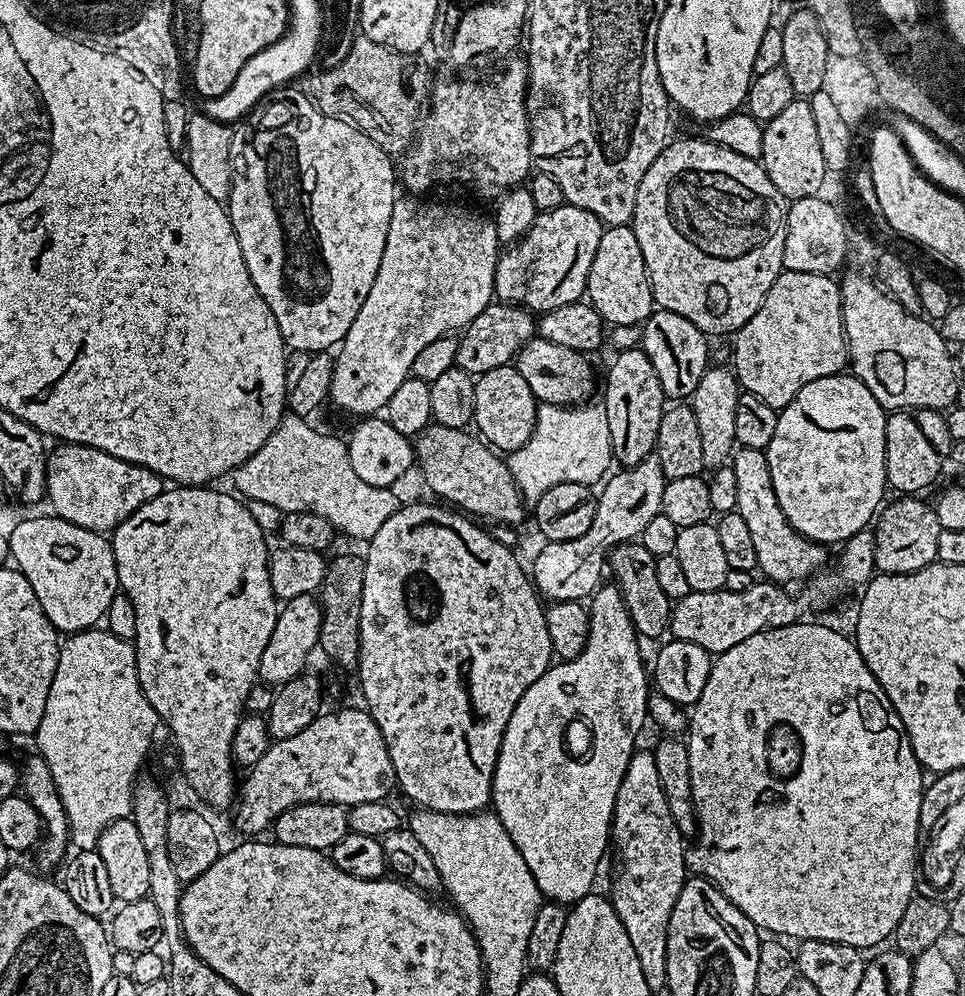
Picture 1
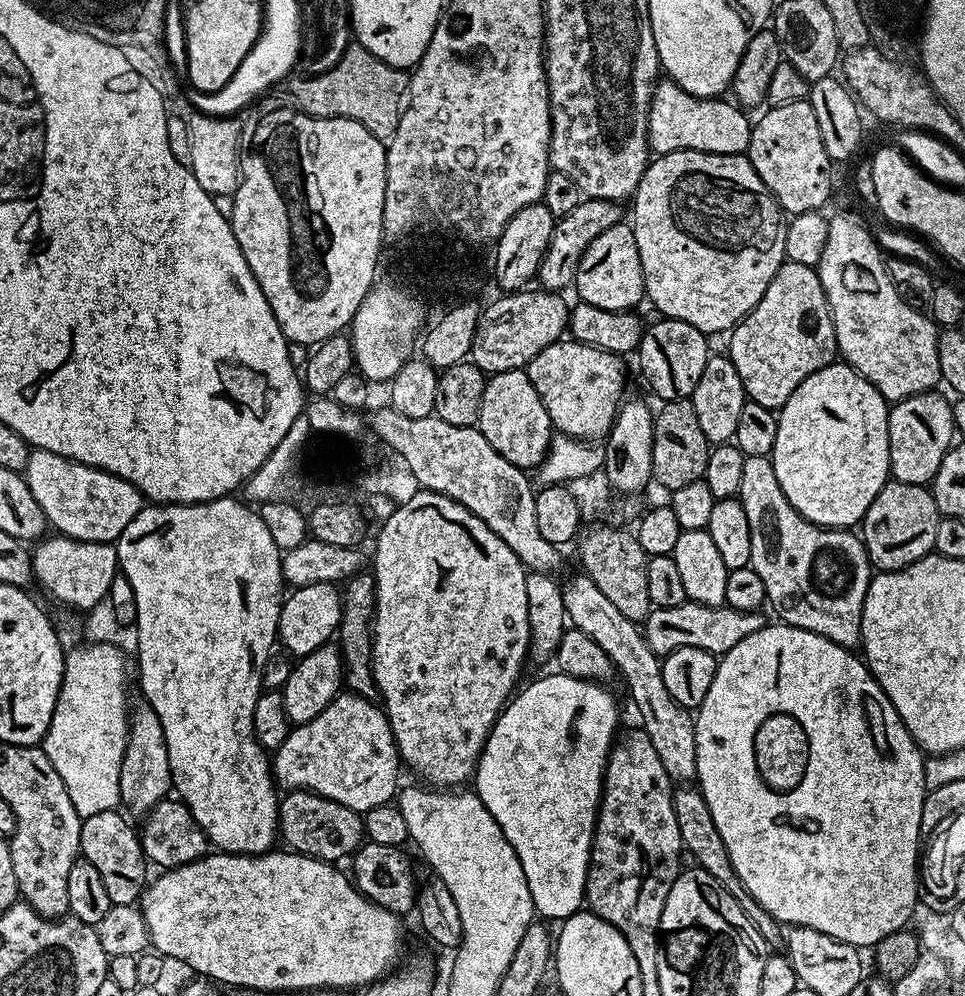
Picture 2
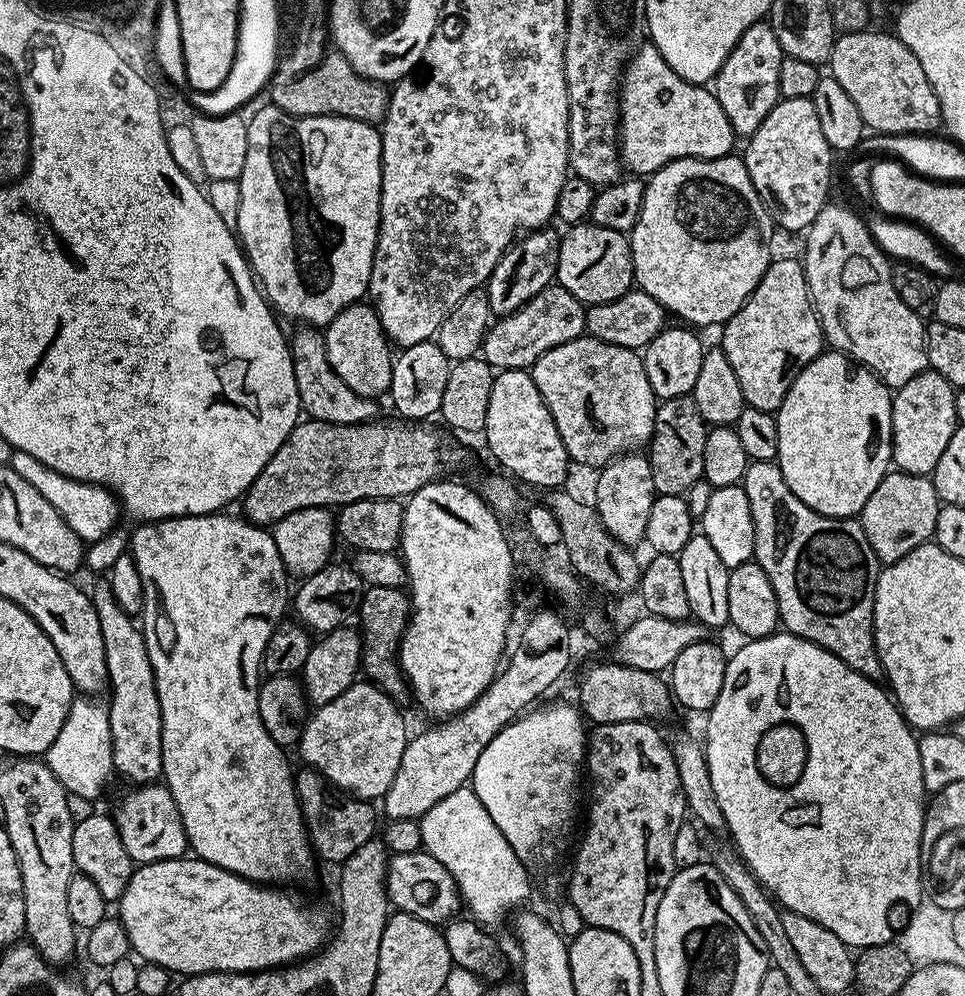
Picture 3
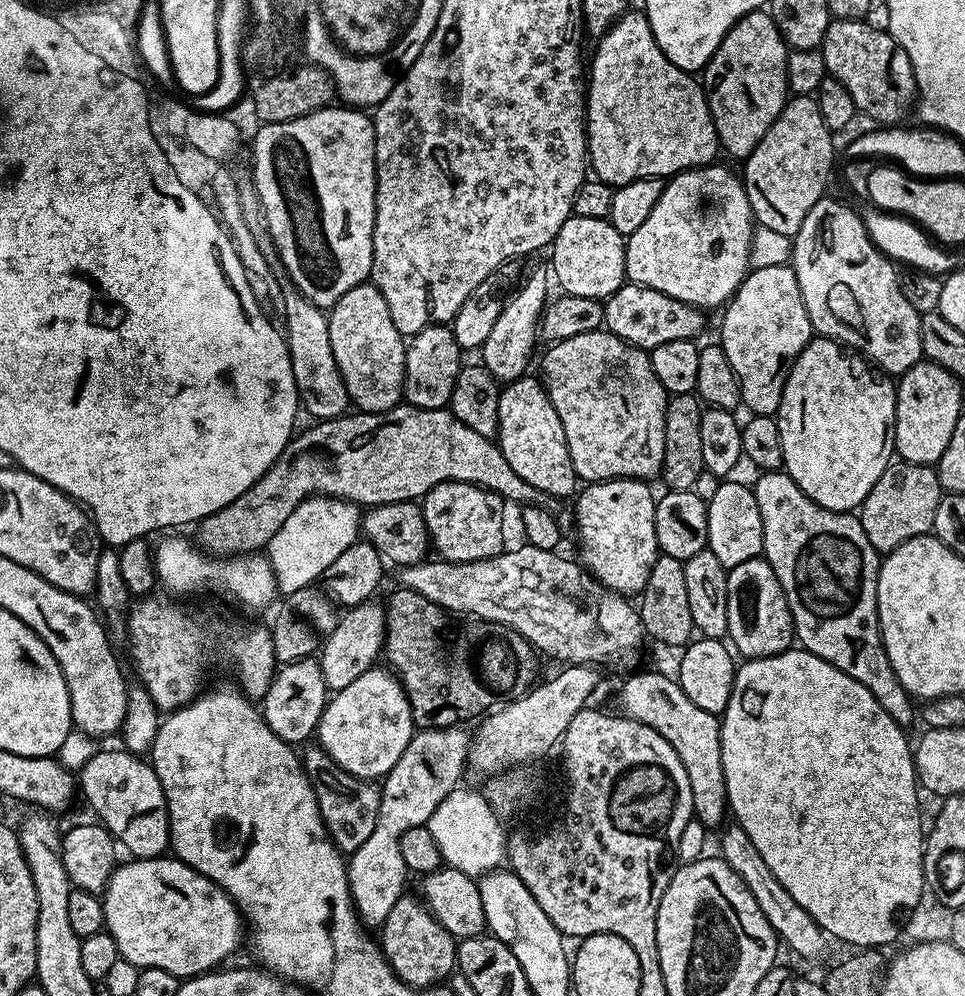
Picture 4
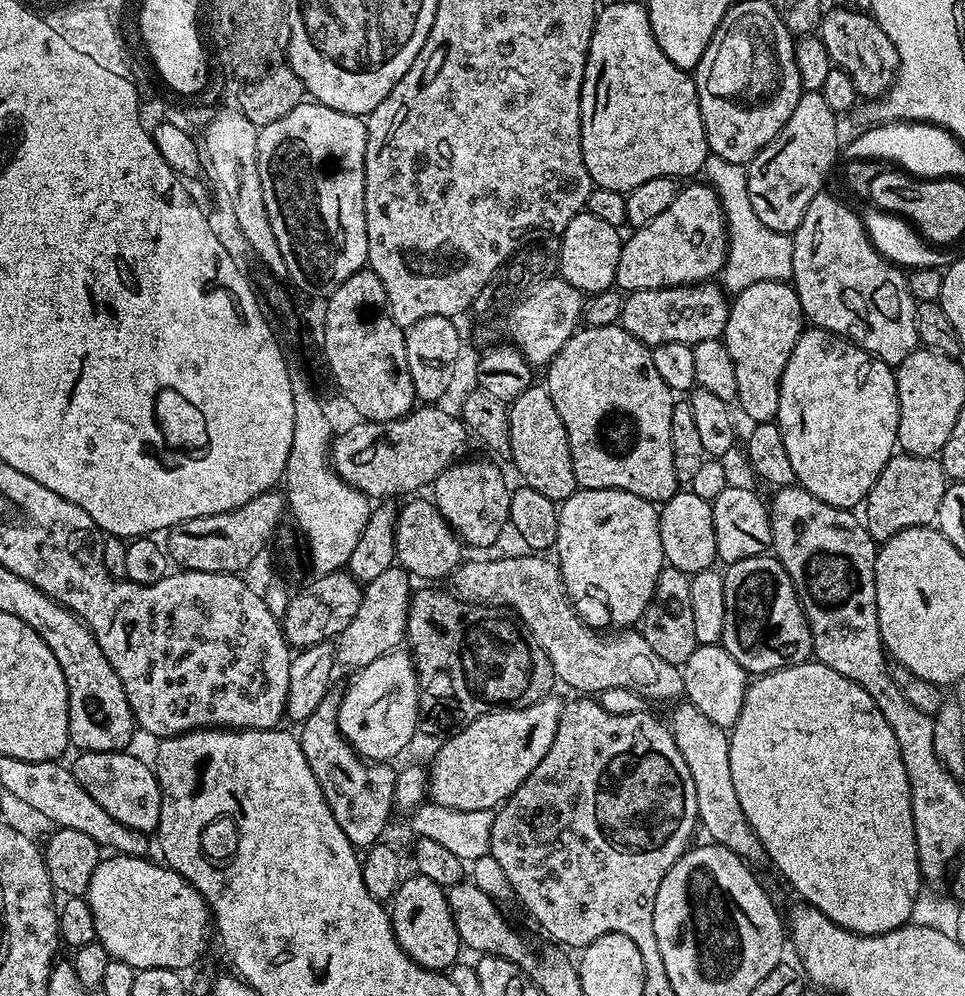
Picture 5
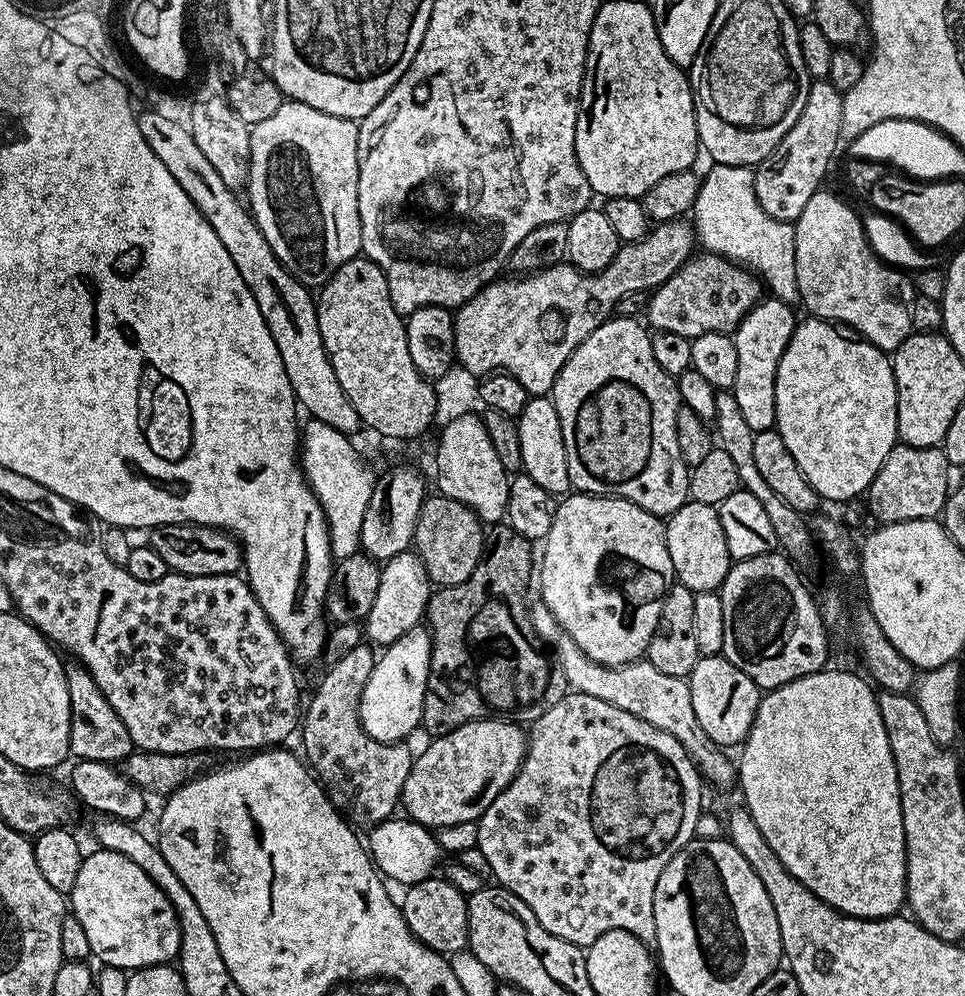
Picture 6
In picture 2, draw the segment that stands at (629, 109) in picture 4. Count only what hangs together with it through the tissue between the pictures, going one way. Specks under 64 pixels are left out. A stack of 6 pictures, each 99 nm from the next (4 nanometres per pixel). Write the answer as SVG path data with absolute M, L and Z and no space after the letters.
M664 78L657 83L655 90L652 92L650 114L648 115L648 146L656 154L677 152L678 150L698 150L710 154L734 154L739 156L747 153L750 146L753 121L748 120L747 115L749 116L749 113L743 107L733 103L731 99L695 96L686 90L682 90L682 86L678 86L673 80Z

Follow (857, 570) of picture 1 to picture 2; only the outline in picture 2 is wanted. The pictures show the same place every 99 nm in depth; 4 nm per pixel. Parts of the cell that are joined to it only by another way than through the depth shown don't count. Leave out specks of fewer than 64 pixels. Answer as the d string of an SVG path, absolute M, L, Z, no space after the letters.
M685 602L678 606L653 607L647 620L643 621L642 631L650 650L654 650L661 658L668 656L674 650L682 650L686 646L706 650L719 658L734 646L738 646L742 638L750 638L750 634L764 628L766 620L760 615L761 613L756 610L727 606L715 608L705 604Z

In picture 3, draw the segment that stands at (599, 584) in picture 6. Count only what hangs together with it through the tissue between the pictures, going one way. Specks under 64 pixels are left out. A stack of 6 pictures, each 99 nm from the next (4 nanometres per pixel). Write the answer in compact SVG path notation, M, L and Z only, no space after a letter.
M635 451L615 457L600 468L598 498L594 507L602 526L606 526L611 536L621 540L623 544L632 546L635 545L635 540L644 540L646 522L650 518L650 506L655 502L657 495L647 455Z

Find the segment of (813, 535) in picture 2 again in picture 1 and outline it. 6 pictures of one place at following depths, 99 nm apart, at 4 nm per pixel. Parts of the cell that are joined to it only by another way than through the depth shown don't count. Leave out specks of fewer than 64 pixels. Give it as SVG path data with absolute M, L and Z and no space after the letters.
M737 447L730 461L734 470L734 478L738 478L738 502L735 511L742 514L746 527L754 537L754 554L757 569L765 572L767 579L773 584L792 586L796 579L807 577L829 563L829 549L815 540L807 540L790 526L786 514L782 514L782 506L778 506L778 498L774 494L774 486L770 482L770 466L768 457L761 449Z

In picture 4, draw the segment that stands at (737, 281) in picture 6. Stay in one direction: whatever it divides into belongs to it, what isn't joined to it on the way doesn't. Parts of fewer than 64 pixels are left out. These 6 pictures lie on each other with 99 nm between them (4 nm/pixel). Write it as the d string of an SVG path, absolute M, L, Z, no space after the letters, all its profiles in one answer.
M626 282L613 296L603 301L603 327L613 332L627 344L651 350L666 342L696 340L704 328L705 313L686 302L678 302L658 290L650 290L641 284Z

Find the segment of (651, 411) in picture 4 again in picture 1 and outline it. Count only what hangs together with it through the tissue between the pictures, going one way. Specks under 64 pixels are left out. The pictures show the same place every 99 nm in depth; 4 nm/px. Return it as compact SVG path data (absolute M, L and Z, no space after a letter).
M533 338L521 346L515 356L514 366L522 378L526 378L530 390L540 404L583 405L593 399L592 391L597 391L598 380L592 377L592 364L587 355L567 346L541 338Z

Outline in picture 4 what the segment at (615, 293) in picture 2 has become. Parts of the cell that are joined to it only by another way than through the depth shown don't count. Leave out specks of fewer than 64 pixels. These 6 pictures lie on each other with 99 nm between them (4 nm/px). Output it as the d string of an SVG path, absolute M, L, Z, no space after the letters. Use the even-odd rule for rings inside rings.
M569 216L562 230L553 238L551 275L569 296L581 296L603 301L613 296L626 283L624 274L624 245L626 238L612 223L598 218ZM556 275L556 276L555 276Z

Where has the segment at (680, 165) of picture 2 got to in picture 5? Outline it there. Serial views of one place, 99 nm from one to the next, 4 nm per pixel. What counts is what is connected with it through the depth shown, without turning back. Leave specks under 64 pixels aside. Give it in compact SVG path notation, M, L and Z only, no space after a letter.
M699 182L689 188L681 187L674 202L646 226L635 229L632 237L623 241L620 249L620 261L616 271L616 284L625 293L641 292L651 288L673 288L679 284L703 284L719 277L724 271L724 262L728 259L728 223L720 205L718 194L711 184Z

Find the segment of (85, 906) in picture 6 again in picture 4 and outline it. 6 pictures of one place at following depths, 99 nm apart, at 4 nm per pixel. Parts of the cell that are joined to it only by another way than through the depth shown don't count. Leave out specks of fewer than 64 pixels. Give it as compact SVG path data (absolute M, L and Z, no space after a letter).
M171 855L156 856L153 860L132 858L127 862L112 871L102 893L104 926L114 938L120 958L139 969L157 968L181 978L219 969L223 965L220 963L239 946L240 935L246 932L240 909L231 898L213 880Z

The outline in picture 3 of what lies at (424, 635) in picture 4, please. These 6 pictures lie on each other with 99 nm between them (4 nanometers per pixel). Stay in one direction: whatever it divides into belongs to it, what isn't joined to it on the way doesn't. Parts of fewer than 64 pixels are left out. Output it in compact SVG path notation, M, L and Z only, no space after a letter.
M390 586L365 587L358 609L358 631L360 633L360 666L363 675L380 688L397 706L409 703L410 689L400 668L398 653L404 627L408 624L410 600L400 588Z

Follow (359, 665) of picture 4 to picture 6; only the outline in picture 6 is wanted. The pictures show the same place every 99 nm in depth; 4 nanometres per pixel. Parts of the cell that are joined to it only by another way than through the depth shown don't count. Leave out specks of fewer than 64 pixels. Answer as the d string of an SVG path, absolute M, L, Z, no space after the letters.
M412 550L383 561L380 574L378 594L375 595L368 616L362 621L362 627L365 637L373 645L387 646L398 642L398 638L402 638L406 630L417 627L425 619L428 600L432 597L434 585L426 574L422 558Z

